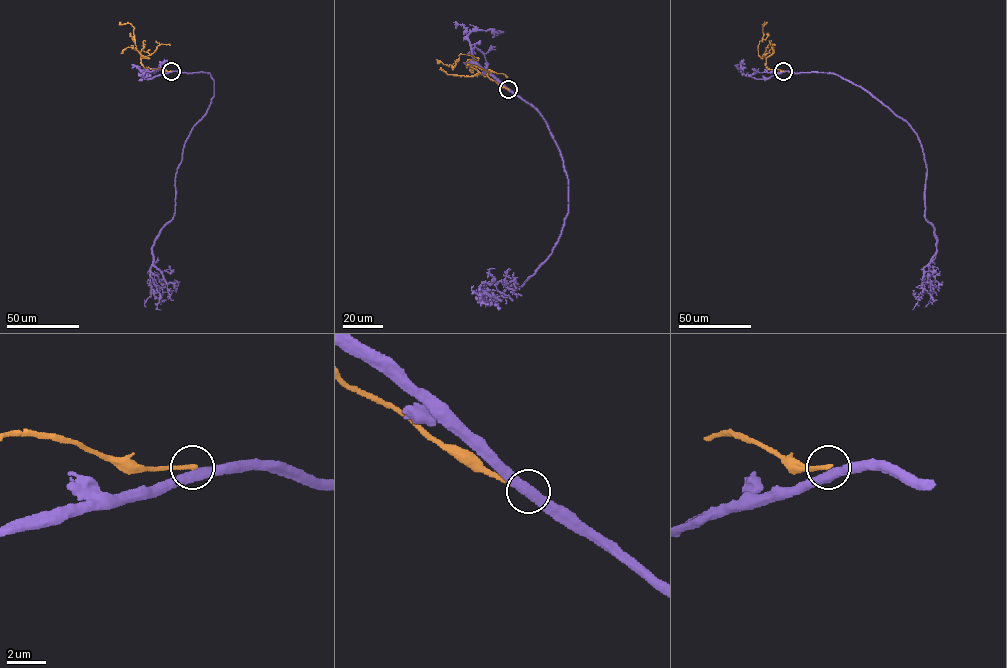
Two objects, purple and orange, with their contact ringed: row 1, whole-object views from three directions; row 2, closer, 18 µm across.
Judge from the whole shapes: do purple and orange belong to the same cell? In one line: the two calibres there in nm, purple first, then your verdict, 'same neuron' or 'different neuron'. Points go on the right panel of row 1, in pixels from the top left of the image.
480/240 nm | different neuron

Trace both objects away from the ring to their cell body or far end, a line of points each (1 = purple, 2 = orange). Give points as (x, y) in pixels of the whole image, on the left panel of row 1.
1: (170, 71), (208, 72), (214, 95), (185, 142), (176, 175), (173, 217), (152, 248), (150, 276), (160, 309)
2: (170, 71), (144, 67), (140, 55), (149, 58), (137, 50), (134, 27), (128, 23), (119, 25)

